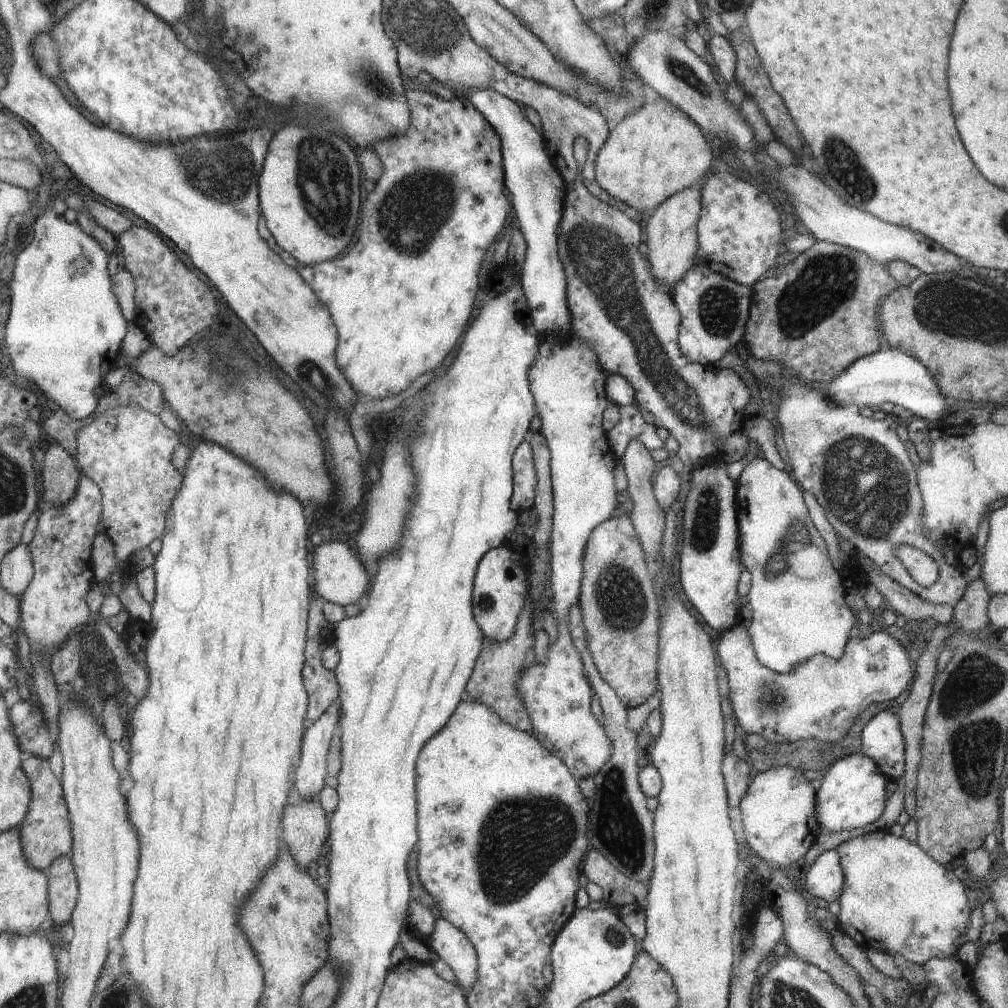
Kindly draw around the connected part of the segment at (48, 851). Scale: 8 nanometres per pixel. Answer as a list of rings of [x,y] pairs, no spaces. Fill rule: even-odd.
[[[24,753],[21,758],[21,769],[26,778],[29,778],[31,788],[31,799],[26,818],[18,826],[22,850],[26,862],[32,868],[46,872],[54,859],[71,854],[73,840],[70,813],[63,793],[63,786],[50,770],[48,761]]]

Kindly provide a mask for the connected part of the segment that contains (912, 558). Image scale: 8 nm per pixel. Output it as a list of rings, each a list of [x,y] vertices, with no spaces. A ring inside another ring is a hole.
[[[899,545],[895,549],[894,557],[906,567],[910,576],[923,587],[933,585],[939,577],[939,568],[936,562],[926,553],[908,545]]]

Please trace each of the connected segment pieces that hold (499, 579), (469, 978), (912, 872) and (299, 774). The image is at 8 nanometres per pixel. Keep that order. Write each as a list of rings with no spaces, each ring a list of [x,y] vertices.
[[[500,545],[485,552],[478,563],[471,598],[472,612],[487,640],[502,642],[514,636],[528,590],[527,567],[521,563],[521,558],[518,552]]]
[[[439,917],[427,944],[454,971],[458,985],[468,992],[477,977],[477,956],[470,939],[459,928]]]
[[[875,830],[856,836],[842,842],[835,849],[837,850],[844,875],[842,894],[838,899],[838,904],[840,904],[840,913],[837,916],[838,927],[854,940],[861,949],[876,949],[892,956],[893,954],[901,954],[906,960],[919,964],[921,967],[932,959],[945,959],[946,957],[956,956],[958,949],[956,952],[952,952],[954,950],[954,940],[966,932],[966,928],[968,928],[970,923],[970,914],[968,914],[970,908],[968,908],[968,898],[966,898],[966,892],[964,892],[966,888],[963,887],[953,871],[947,870],[944,865],[933,861],[930,855],[920,848],[918,843],[910,842],[906,837],[898,838],[890,830]]]
[[[339,700],[313,723],[307,723],[303,736],[303,743],[301,746],[300,760],[298,760],[298,768],[296,768],[296,781],[294,786],[298,791],[300,800],[312,801],[319,800],[320,791],[326,785],[327,773],[327,756],[332,742],[332,739],[339,734]]]

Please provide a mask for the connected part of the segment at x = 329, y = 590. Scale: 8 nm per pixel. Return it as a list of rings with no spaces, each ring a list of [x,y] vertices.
[[[333,540],[311,546],[310,569],[312,570],[310,582],[318,596],[343,607],[358,602],[372,582],[366,568],[357,559],[356,553],[347,542],[334,542]]]

